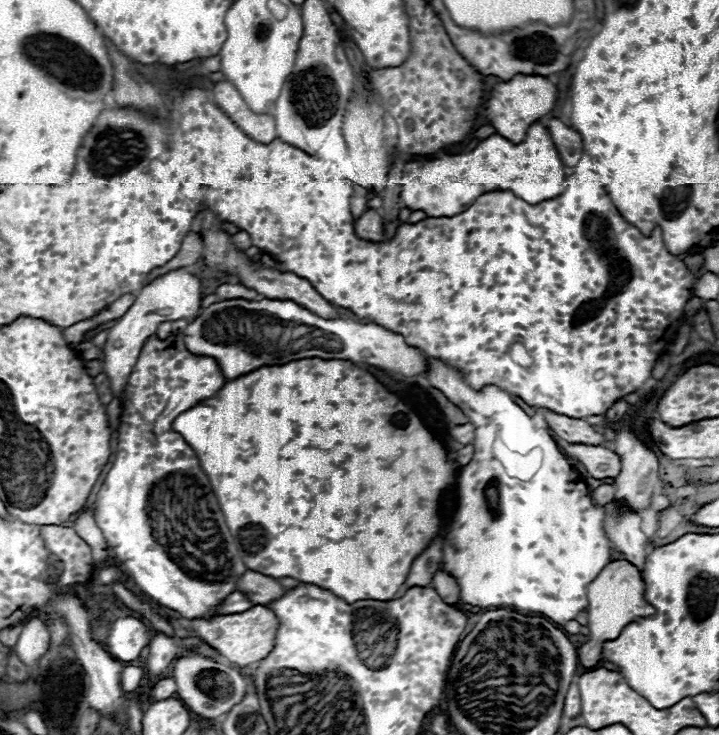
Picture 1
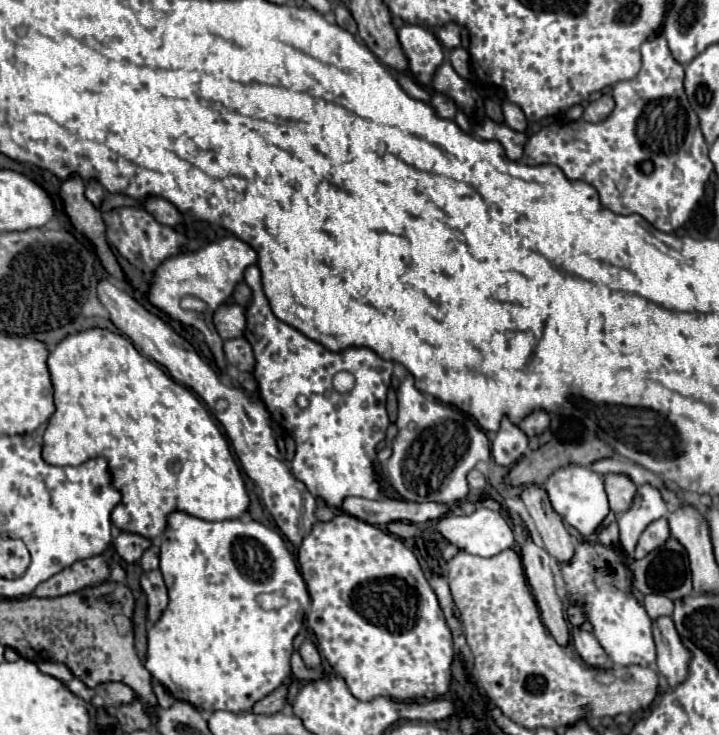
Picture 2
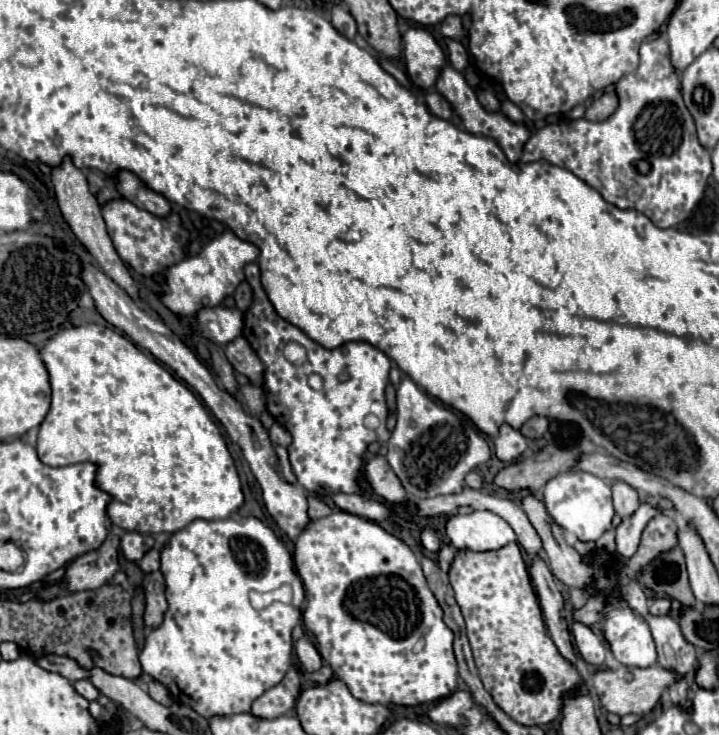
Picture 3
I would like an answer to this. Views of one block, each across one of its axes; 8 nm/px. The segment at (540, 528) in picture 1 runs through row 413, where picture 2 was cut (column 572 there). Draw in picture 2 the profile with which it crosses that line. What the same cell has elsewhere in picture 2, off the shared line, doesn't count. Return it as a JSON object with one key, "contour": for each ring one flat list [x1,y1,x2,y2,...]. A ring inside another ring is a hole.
{"contour":[[568,464,568,466,558,468,544,482,544,488,548,490,554,510,566,520,566,524,572,524,582,536,590,536,598,528,598,524,604,520,604,516,610,512,600,474,596,474,594,470,588,470,584,466]]}

